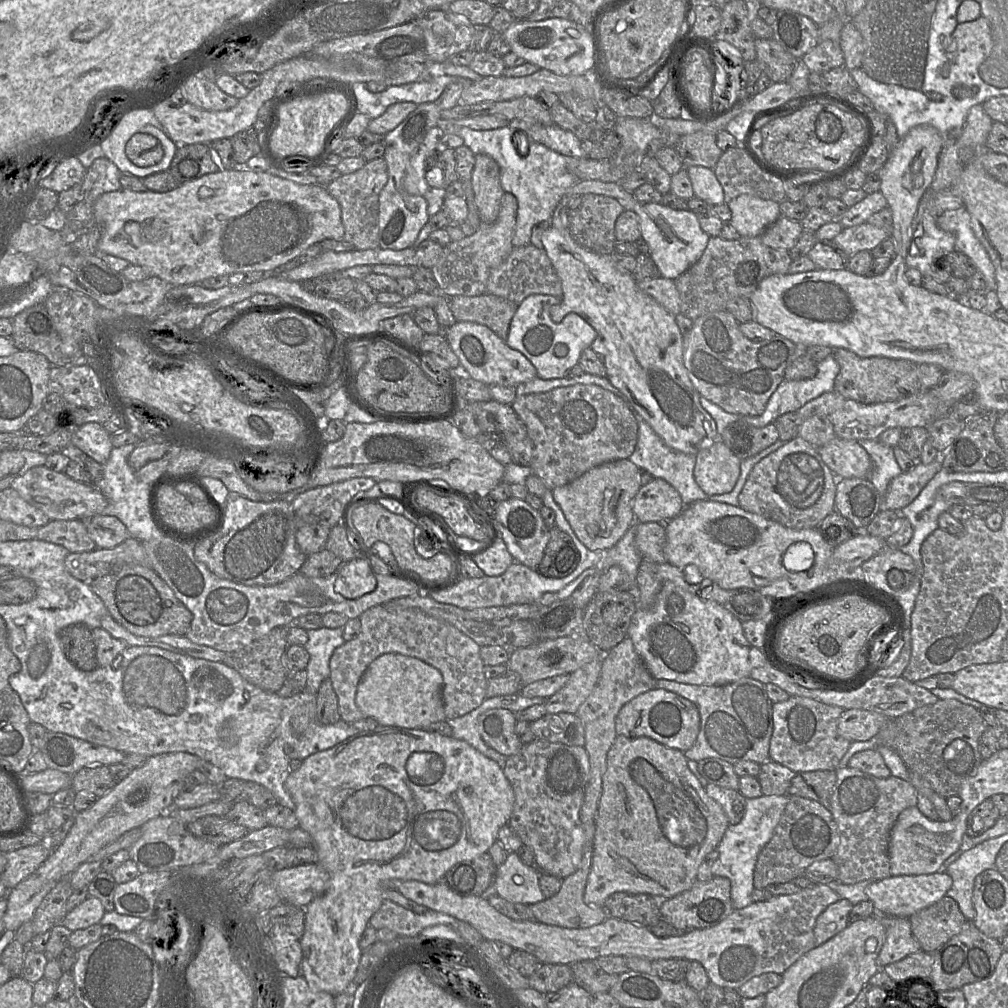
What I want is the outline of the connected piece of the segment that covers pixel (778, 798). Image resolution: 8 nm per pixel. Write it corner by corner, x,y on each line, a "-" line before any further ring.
789,794
761,795
757,798
746,799
746,809
742,820
736,825
728,826
717,846
719,856
712,866
712,874
715,877
726,877
729,879
731,883
732,906
736,910
743,909
753,902
753,873
758,855
772,838
789,799

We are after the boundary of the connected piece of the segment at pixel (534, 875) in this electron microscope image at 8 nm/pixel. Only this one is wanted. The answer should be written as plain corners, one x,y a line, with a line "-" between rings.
516,852
508,853
504,863
496,868
493,885
503,899
532,905
546,899
539,886
541,872
525,865

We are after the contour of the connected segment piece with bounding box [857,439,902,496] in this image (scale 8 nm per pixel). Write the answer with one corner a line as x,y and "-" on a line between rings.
878,439
859,440
857,442
869,454
873,462
872,471
867,479
883,496
891,480
902,473
894,457
893,447
882,443

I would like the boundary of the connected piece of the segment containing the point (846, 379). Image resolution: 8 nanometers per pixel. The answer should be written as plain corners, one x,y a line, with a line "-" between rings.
844,348
834,349
832,354
840,366
840,371
835,378
834,391
846,400
876,404
900,400
924,390
918,376
920,365
914,362
886,357
863,358

